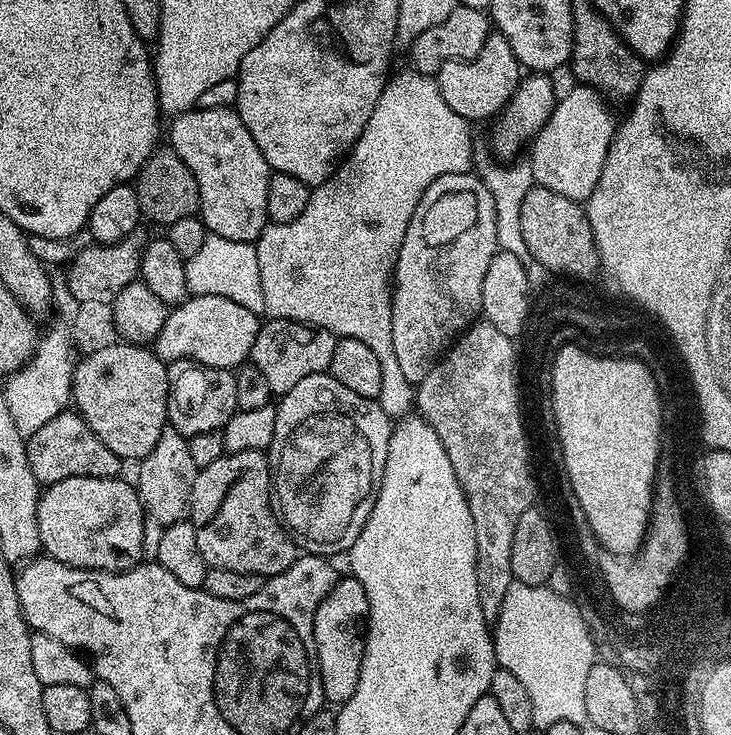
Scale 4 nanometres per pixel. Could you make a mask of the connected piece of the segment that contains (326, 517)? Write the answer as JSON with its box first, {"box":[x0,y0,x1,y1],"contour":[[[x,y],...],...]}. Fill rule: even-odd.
{"box":[267,372,394,558],"contour":[[[328,372],[310,374],[310,378],[302,378],[302,382],[298,382],[298,386],[283,393],[279,400],[275,405],[274,438],[271,449],[267,453],[268,467],[272,470],[272,494],[275,507],[278,509],[278,515],[284,527],[288,529],[289,538],[296,543],[297,549],[301,553],[336,558],[339,552],[347,553],[351,550],[358,534],[362,534],[362,526],[366,526],[366,518],[370,518],[370,510],[374,510],[378,484],[374,479],[374,472],[372,476],[372,464],[376,464],[375,471],[377,473],[386,470],[386,450],[390,446],[390,434],[394,427],[393,421],[380,408],[376,400],[367,400],[354,394],[354,390],[346,390],[346,386],[342,386],[342,382],[335,380]]]}

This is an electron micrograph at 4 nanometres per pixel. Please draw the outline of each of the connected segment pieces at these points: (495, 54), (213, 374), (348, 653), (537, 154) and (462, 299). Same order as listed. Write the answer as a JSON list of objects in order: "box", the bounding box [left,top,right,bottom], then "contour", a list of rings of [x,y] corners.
[{"box":[434,31,522,122],"contour":[[[489,31],[482,50],[469,60],[451,60],[442,62],[442,66],[434,73],[442,98],[455,113],[469,122],[475,120],[491,121],[500,115],[512,100],[522,79],[522,69],[518,58],[514,58],[514,50],[510,50],[510,42],[501,32]]]},{"box":[168,360,238,437],"contour":[[[174,360],[168,364],[168,424],[178,434],[190,437],[194,434],[219,432],[230,422],[238,410],[234,398],[235,371],[226,368],[211,368],[194,360]]]},{"box":[314,574,368,706],"contour":[[[348,574],[337,579],[336,585],[322,598],[314,614],[314,646],[318,658],[318,670],[322,678],[324,699],[330,705],[339,706],[347,702],[358,686],[358,674],[362,670],[364,638],[368,634],[368,599],[362,582]]]},{"box":[530,87,618,202],"contour":[[[575,87],[557,99],[549,120],[532,137],[530,163],[533,178],[539,187],[549,188],[554,190],[554,194],[562,194],[577,202],[586,202],[594,186],[598,186],[606,154],[616,136],[618,120],[612,117],[605,97],[595,88]]]},{"box":[391,173,499,386],"contour":[[[475,173],[446,174],[424,191],[411,216],[393,268],[391,321],[394,354],[406,380],[418,386],[433,366],[466,332],[483,311],[482,283],[487,267],[499,251],[496,234],[496,206],[482,179]]]}]

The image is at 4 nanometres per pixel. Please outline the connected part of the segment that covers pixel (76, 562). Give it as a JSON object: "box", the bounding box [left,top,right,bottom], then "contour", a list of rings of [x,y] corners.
{"box":[38,478,146,572],"contour":[[[66,478],[43,489],[38,506],[40,547],[51,559],[72,568],[95,568],[97,572],[129,572],[145,559],[144,524],[146,513],[140,495],[124,478]]]}

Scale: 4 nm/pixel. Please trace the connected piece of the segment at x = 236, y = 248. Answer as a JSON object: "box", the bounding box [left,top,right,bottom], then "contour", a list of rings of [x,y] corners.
{"box":[186,235,264,314],"contour":[[[208,235],[194,258],[186,261],[186,284],[193,296],[230,298],[238,306],[257,314],[264,312],[262,277],[258,274],[258,254],[255,244],[230,242],[230,238]]]}

